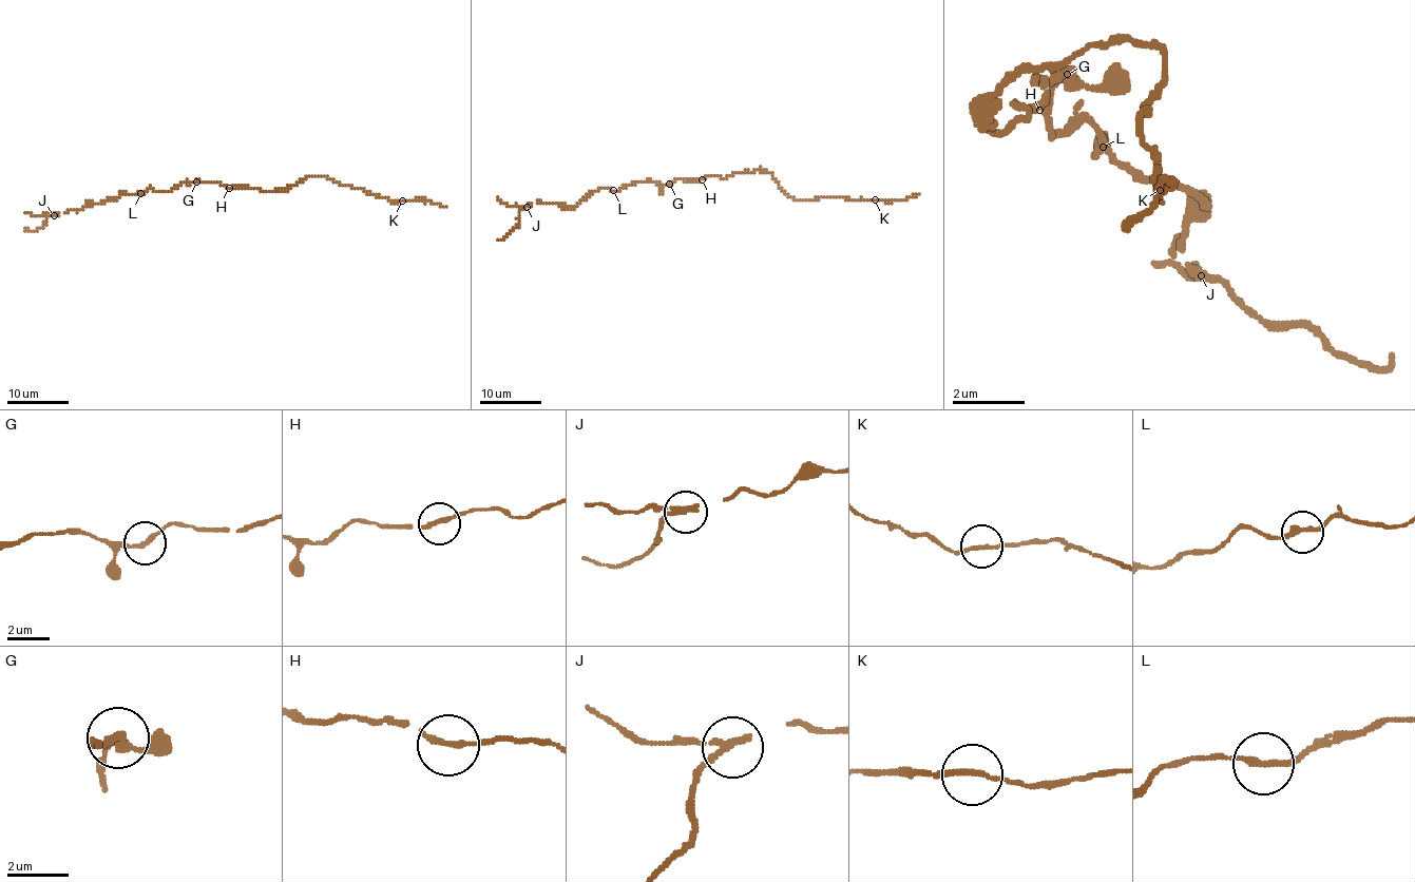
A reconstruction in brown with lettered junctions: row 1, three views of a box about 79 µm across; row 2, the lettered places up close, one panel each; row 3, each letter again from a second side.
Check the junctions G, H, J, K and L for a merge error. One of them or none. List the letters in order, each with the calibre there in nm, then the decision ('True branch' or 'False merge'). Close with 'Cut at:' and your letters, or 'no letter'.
G: Thickness 200 nm. True branch
H: Thickness 180 nm. True branch
J: Thickness 240 nm. False merge
K: Thickness 180 nm. True branch
L: Thickness 220 nm. True branch
Cut at: J

